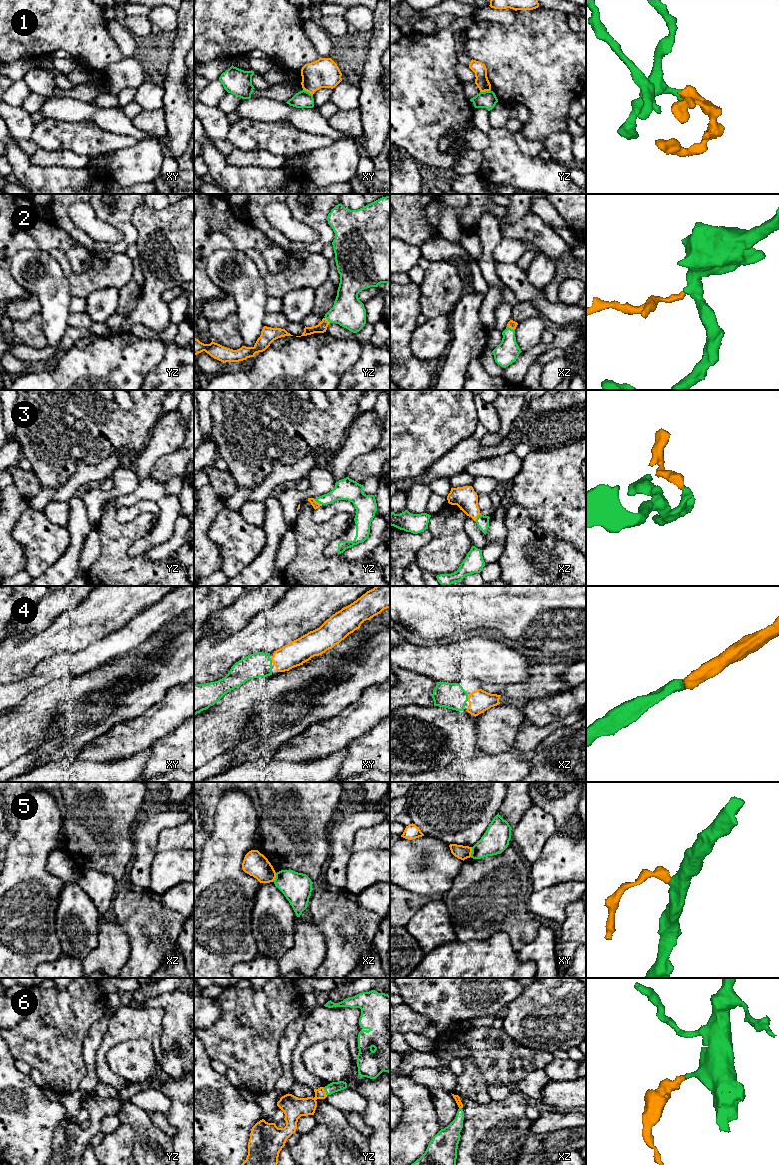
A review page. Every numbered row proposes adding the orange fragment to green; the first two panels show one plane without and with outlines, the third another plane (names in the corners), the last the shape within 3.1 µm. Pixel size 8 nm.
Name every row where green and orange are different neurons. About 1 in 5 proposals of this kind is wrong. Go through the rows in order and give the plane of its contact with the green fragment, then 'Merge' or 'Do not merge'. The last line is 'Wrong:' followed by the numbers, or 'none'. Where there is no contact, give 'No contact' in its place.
1: Touches green in yz. Do not merge
2: Touches green in xz. Merge
3: Touches green in yz. Merge
4: Touches green in xz. Merge
5: Touches green in xy. Merge
6: Touches green in yz. Merge
Wrong: 1

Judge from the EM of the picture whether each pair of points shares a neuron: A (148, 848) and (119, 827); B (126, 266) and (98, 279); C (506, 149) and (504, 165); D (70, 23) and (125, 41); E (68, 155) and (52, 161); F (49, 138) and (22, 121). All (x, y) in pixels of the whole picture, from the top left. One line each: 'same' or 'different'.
A: different
B: same
C: same
D: different
E: same
F: different

